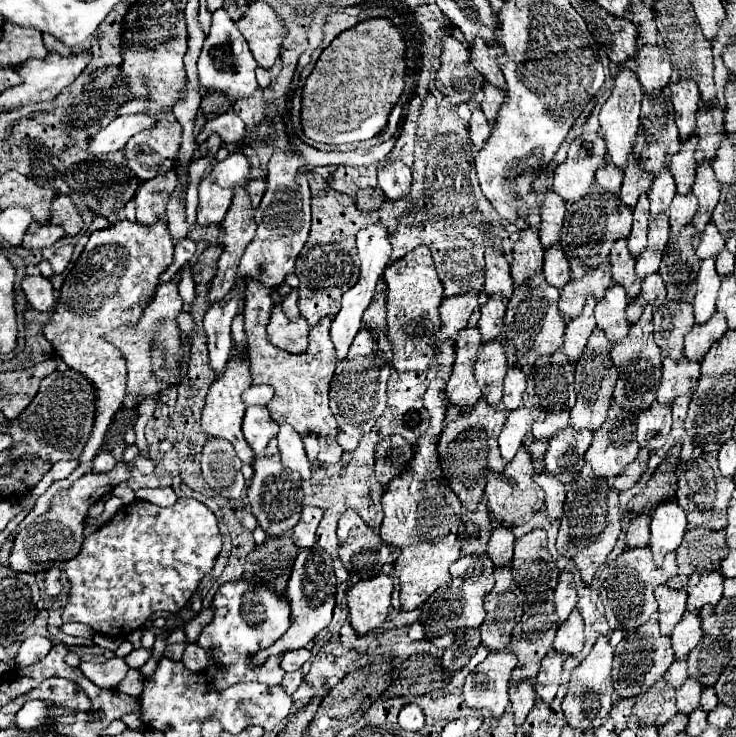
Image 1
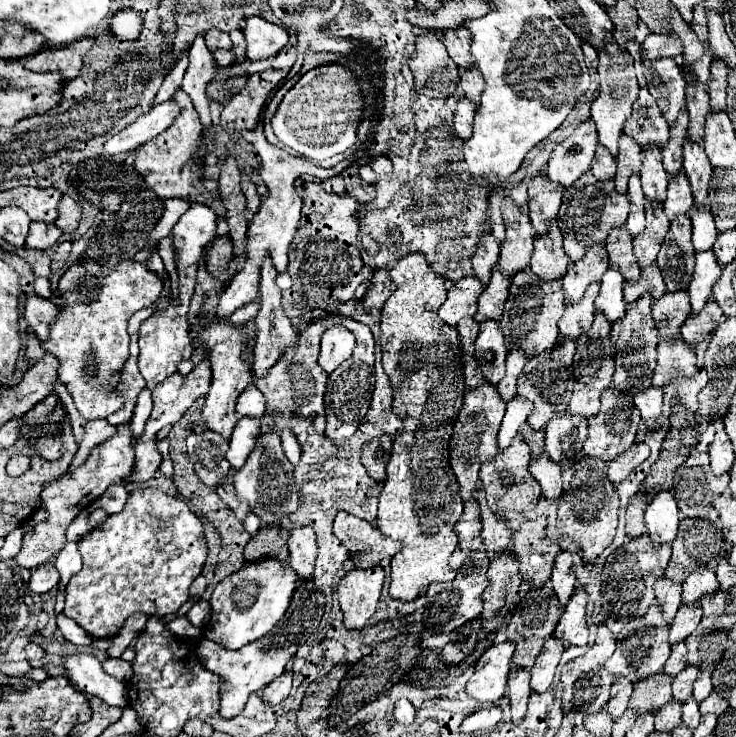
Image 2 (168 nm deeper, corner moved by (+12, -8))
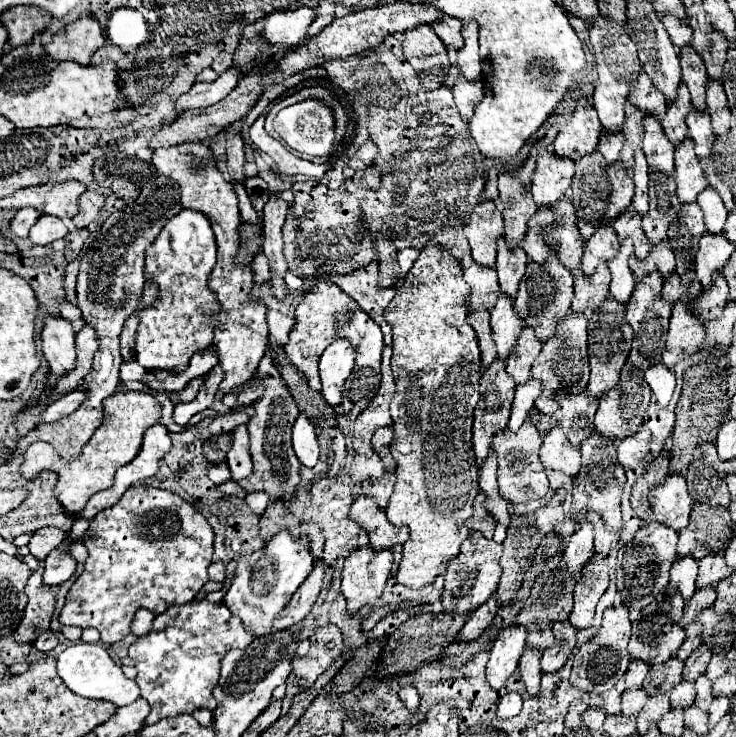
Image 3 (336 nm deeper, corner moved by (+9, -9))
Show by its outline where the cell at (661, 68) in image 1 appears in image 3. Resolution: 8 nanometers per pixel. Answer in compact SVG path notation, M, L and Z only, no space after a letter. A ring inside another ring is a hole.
M671 16L663 18L661 22L663 22L663 26L665 26L665 30L667 30L667 34L669 34L669 38L671 38L671 42L673 42L673 46L677 50L681 50L683 46L691 44L693 30L691 30L689 24L683 24L683 22L679 22L677 18L671 18Z

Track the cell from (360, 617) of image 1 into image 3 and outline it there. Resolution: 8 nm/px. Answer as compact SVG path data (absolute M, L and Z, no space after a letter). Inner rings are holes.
M369 546L353 550L345 558L341 572L341 592L347 600L349 614L355 614L359 608L375 604L381 598L391 572L391 564L391 550L375 554L375 550Z

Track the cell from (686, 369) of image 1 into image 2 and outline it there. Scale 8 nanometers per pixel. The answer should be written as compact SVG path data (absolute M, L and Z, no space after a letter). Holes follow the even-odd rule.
M680 337L662 339L658 343L658 365L654 369L654 387L666 387L674 375L692 375L696 367L694 347Z

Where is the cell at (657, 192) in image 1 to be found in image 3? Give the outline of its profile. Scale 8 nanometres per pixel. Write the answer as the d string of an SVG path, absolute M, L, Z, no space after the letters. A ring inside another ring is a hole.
M645 116L643 118L643 152L649 164L649 174L667 174L671 176L675 172L673 166L673 152L675 146L671 146L671 142L667 142L661 124L653 118L653 116Z

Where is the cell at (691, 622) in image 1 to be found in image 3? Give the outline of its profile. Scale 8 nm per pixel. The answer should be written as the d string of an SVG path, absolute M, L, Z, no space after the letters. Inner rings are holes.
M705 586L703 590L695 590L695 594L693 594L693 598L685 604L685 610L683 610L683 618L681 618L681 622L679 622L679 626L687 626L687 624L691 624L703 610L707 610L707 608L711 608L713 606L713 602L715 602L715 590L711 588L711 586Z

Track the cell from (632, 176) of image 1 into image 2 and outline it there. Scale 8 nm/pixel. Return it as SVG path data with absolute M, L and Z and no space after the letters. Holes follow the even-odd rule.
M620 135L620 153L618 153L618 171L614 177L616 191L626 193L626 185L632 173L640 173L640 159L642 159L642 147L638 145L636 139L628 135Z

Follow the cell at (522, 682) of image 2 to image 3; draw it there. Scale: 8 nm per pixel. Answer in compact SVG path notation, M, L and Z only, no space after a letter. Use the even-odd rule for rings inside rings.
M525 648L523 656L519 660L519 674L521 674L521 680L523 680L529 696L537 696L539 694L539 682L541 682L539 658L541 658L541 650Z

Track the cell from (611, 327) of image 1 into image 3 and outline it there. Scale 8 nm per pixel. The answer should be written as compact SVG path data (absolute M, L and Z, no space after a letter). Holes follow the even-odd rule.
M623 240L619 254L609 262L609 270L611 270L611 298L619 304L627 304L627 298L631 298L633 288L635 288L635 280L633 274L627 266L629 256L633 254L633 246L631 240Z

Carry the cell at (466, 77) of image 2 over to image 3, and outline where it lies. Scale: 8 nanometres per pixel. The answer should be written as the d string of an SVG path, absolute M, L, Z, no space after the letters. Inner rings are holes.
M469 22L463 26L463 38L465 38L465 48L459 50L457 58L457 68L467 80L481 80L481 58L479 58L479 42L477 42L477 26L475 22Z

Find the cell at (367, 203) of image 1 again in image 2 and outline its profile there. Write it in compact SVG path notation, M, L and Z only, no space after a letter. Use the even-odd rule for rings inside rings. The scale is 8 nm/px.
M358 183L356 187L352 187L350 195L360 201L360 203L368 203L374 199L374 185L368 185L368 183Z

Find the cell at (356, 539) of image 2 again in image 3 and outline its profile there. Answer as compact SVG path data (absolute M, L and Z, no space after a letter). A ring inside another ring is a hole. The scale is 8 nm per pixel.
M359 496L351 506L349 518L359 528L363 528L367 532L369 546L375 552L391 550L391 548L395 548L399 544L405 544L409 540L409 530L391 526L385 512L379 506L375 506L375 502L371 502L371 498Z

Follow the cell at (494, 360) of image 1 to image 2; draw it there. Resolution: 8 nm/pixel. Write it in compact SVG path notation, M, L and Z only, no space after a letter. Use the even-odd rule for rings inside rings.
M494 319L484 321L482 331L476 339L476 359L480 363L484 377L494 385L506 373L504 369L506 353L508 353L508 345L504 341L504 333L500 333L500 323Z

